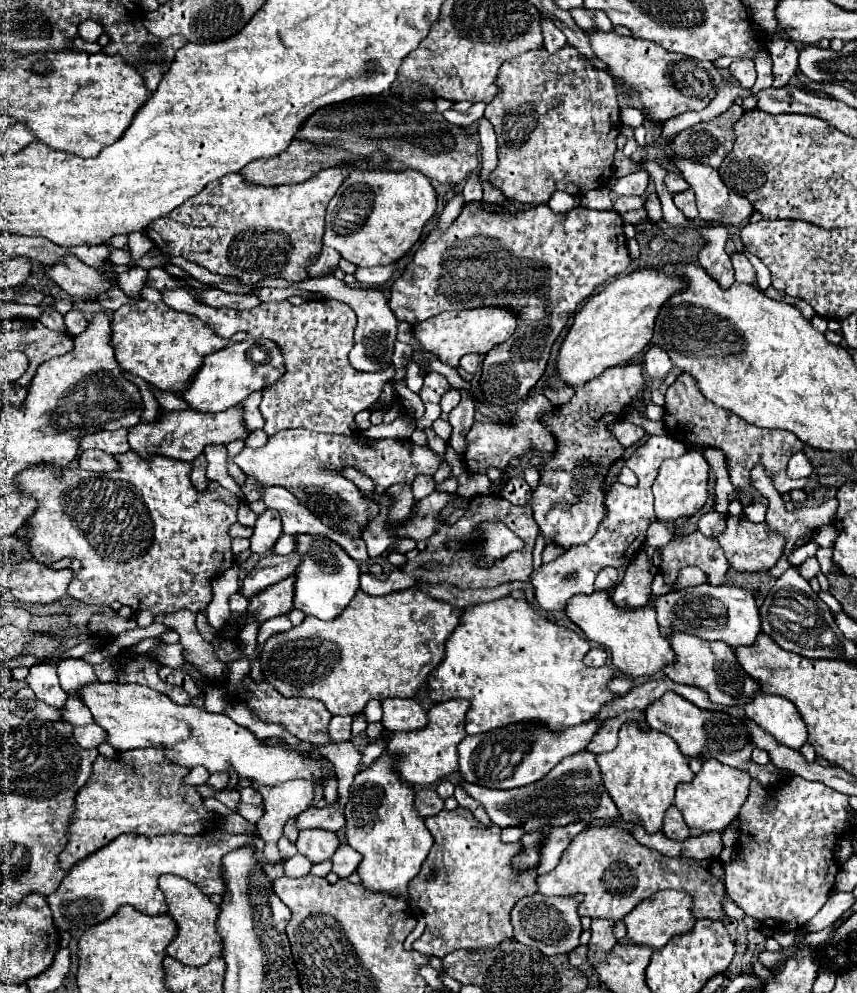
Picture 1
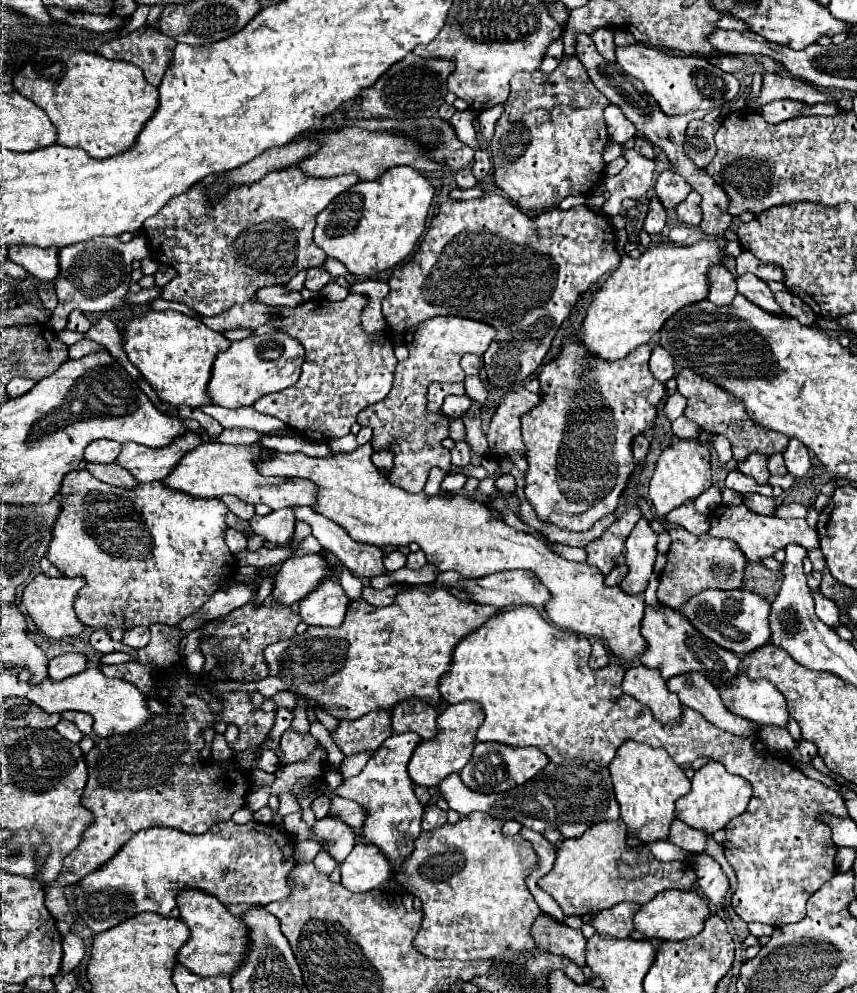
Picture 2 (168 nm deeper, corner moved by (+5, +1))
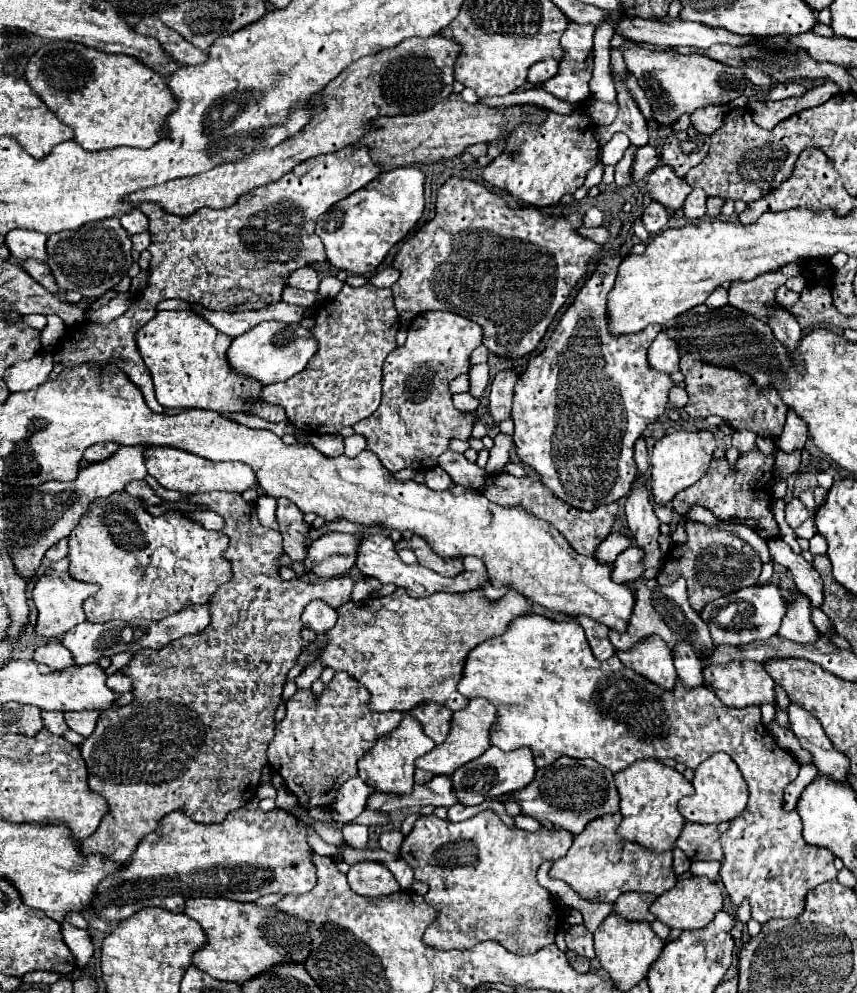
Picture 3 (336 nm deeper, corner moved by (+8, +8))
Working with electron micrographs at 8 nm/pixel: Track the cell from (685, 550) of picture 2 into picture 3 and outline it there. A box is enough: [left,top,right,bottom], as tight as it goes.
[656,520,762,612]

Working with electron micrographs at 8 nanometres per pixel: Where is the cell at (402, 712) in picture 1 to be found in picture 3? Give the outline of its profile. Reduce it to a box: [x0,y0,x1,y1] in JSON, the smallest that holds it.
[408,702,452,744]

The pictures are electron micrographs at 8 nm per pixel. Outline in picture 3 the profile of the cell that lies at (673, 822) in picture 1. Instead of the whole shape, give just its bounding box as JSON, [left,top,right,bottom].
[676,822,724,860]

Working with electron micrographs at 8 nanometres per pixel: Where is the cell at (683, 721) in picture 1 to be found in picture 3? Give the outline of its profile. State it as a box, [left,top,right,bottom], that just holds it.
[616,636,676,690]

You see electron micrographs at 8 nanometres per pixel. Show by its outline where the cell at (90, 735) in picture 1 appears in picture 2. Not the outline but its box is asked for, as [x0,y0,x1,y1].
[55,719,83,743]

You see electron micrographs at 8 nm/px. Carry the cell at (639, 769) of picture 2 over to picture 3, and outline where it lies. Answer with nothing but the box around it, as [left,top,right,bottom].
[614,758,694,852]

